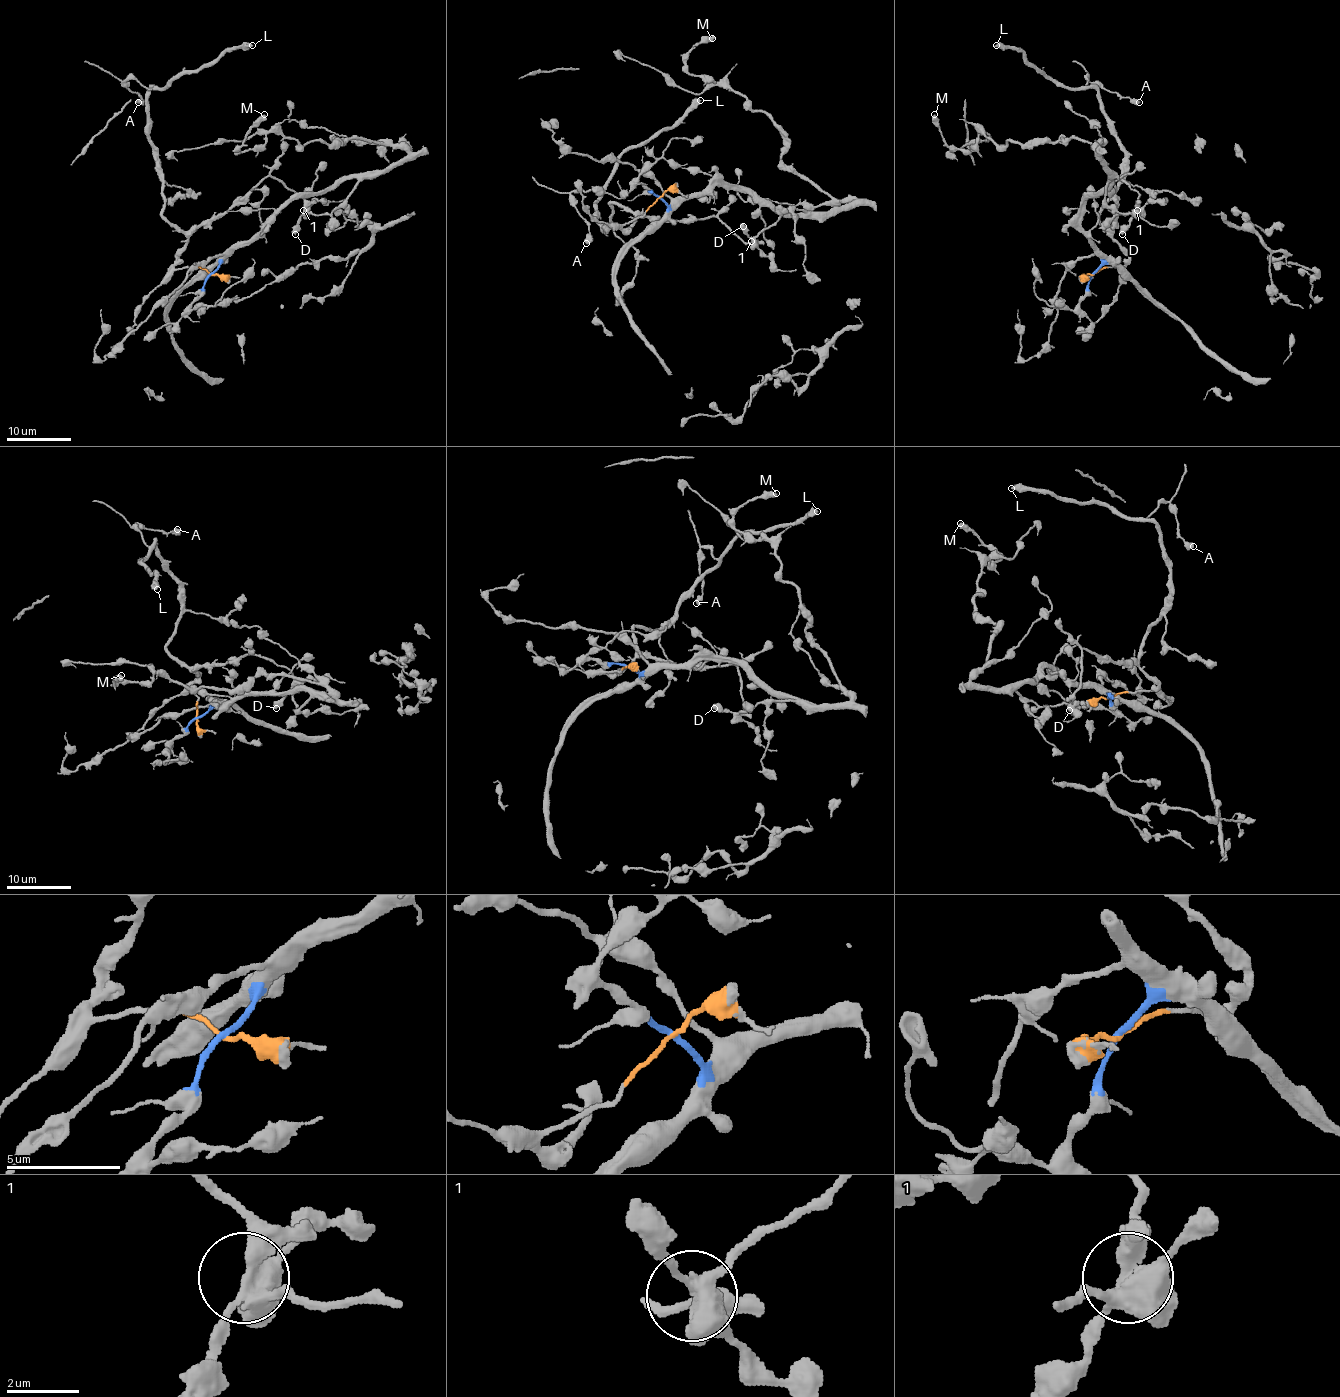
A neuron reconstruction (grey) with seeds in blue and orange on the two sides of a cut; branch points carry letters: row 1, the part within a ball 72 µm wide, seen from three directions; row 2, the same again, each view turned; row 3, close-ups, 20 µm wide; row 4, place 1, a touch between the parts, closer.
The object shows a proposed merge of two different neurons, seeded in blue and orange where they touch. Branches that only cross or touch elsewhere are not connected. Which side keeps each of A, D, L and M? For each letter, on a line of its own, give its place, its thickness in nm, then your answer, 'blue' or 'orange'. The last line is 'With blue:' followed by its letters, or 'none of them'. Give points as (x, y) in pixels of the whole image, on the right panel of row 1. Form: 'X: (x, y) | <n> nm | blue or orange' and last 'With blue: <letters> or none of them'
A: (1139, 102) | 600 nm | orange
D: (1122, 234) | 650 nm | orange
L: (996, 45) | 440 nm | orange
M: (934, 114) | 550 nm | blue
With blue: M

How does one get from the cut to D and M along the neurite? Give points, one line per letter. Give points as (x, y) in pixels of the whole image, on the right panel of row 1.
D: (1093, 274), (1104, 268), (1120, 269), (1128, 260), (1112, 237), (1113, 176), (1139, 199), (1121, 234)
M: (1093, 274), (1081, 205), (1109, 181), (1094, 144), (982, 131), (950, 147), (934, 114)

